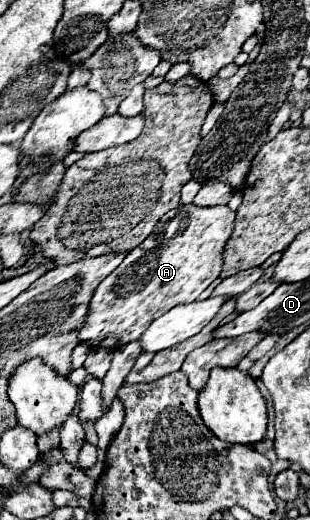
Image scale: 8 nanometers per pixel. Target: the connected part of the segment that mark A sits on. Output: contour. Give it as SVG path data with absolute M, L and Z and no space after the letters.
M182 204L176 210L170 210L160 218L154 232L138 246L134 252L130 252L124 262L100 282L96 288L88 316L78 332L80 342L86 342L90 346L102 346L116 350L128 342L140 340L144 330L162 314L172 310L178 304L194 302L222 272L222 250L226 240L232 234L236 212L228 206L216 206L216 208L200 208L196 204Z

